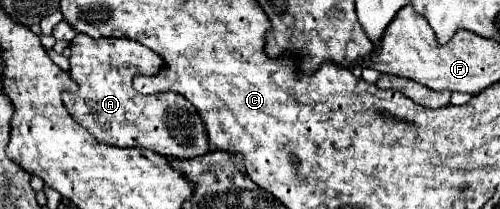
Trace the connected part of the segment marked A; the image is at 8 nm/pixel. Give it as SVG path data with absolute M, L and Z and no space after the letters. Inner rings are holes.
M77 33L69 45L71 49L71 77L77 81L77 93L63 93L65 105L71 115L97 135L97 141L117 147L145 147L167 157L189 159L209 151L209 141L201 117L189 105L187 99L175 93L163 95L139 95L131 79L135 73L157 73L163 65L161 57L151 49L135 43L133 39L91 39L89 35ZM115 45L119 47L115 59Z

